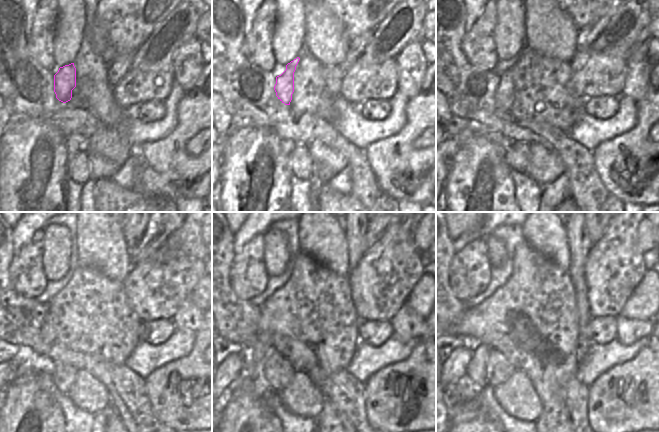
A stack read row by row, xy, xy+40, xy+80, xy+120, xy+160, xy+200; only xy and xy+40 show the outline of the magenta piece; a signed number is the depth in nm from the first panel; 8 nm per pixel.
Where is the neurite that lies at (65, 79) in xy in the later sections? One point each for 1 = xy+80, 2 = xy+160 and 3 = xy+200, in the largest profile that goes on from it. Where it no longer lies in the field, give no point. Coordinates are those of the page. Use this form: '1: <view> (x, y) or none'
1: xy+80 (505, 92)
2: xy+160 (258, 353)
3: xy+200 (476, 370)

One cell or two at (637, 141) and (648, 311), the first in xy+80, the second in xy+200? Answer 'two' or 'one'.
two

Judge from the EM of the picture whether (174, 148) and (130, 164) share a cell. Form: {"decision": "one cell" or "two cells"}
{"decision": "two cells"}

